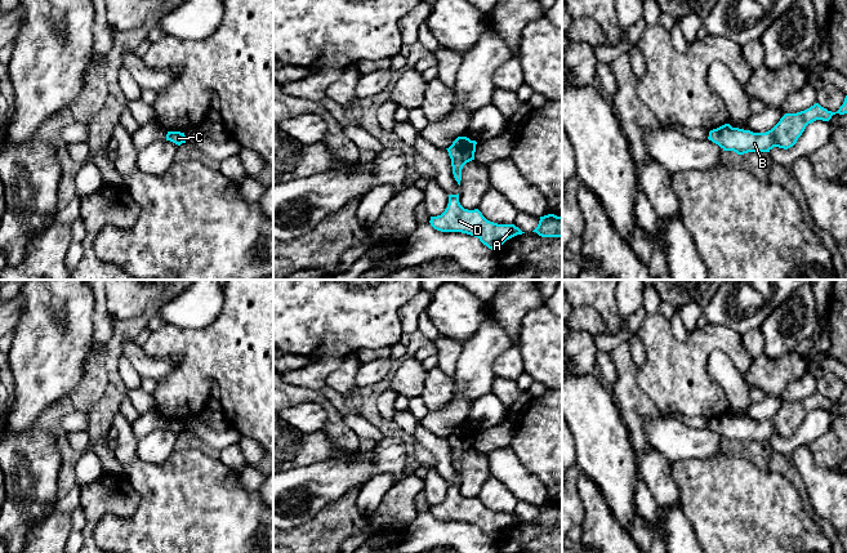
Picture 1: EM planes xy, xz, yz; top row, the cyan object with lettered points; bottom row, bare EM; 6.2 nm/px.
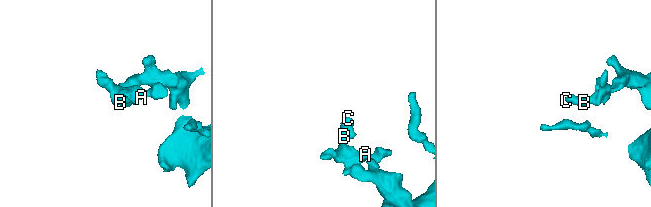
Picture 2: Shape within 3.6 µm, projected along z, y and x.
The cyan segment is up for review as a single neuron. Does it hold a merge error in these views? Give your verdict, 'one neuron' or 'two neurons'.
one neuron

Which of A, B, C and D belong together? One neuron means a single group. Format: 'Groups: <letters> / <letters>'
Groups: A B C D

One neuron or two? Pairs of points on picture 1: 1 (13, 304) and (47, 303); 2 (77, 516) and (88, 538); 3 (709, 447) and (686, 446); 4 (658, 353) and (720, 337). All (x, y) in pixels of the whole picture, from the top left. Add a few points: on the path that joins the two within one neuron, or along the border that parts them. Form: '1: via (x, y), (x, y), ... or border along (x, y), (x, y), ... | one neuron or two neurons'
1: border along (18, 293), (23, 303), (23, 311), (13, 328) | two neurons
2: border along (80, 504), (84, 512), (84, 527), (81, 531) | two neurons
3: via (704, 446), (691, 446) | one neuron
4: via (673, 353), (691, 353), (704, 342) | one neuron

